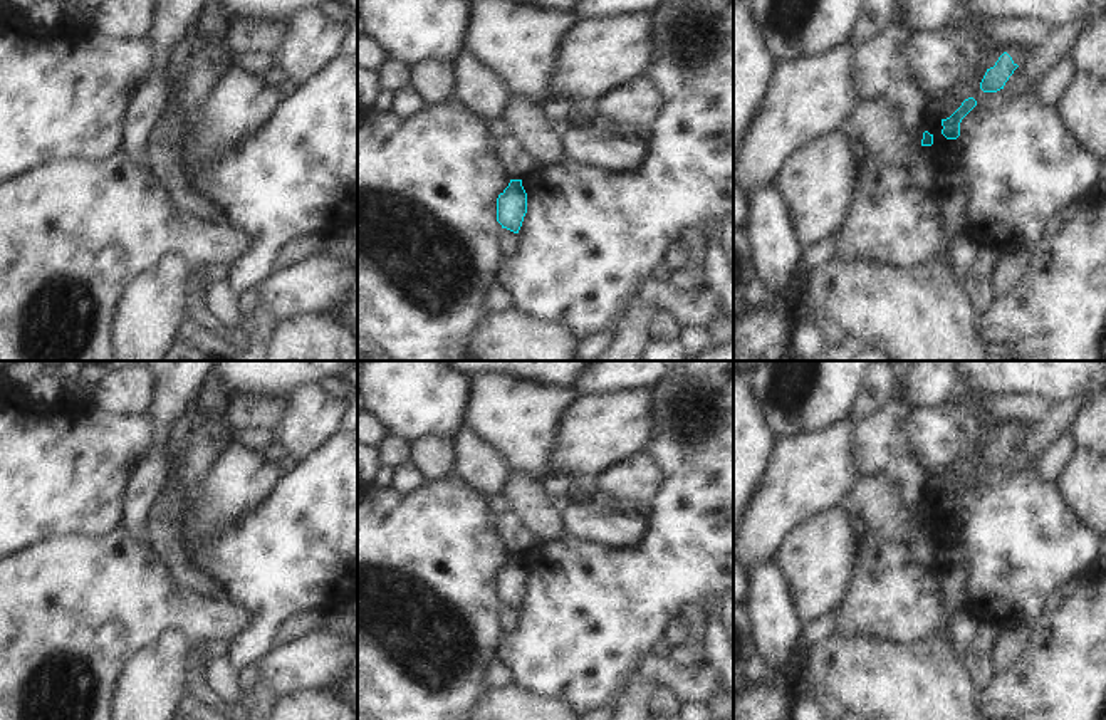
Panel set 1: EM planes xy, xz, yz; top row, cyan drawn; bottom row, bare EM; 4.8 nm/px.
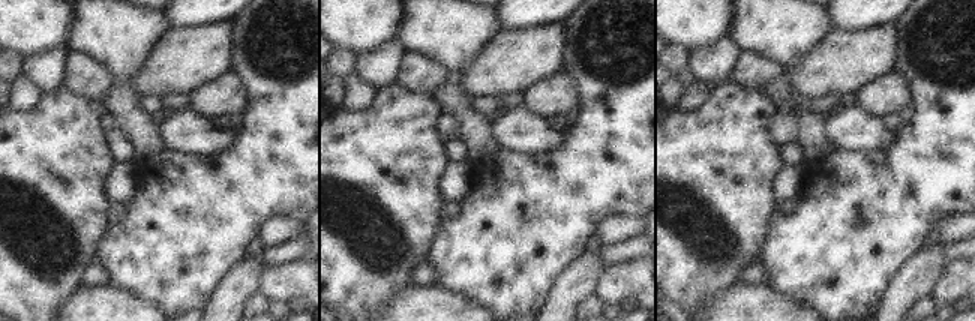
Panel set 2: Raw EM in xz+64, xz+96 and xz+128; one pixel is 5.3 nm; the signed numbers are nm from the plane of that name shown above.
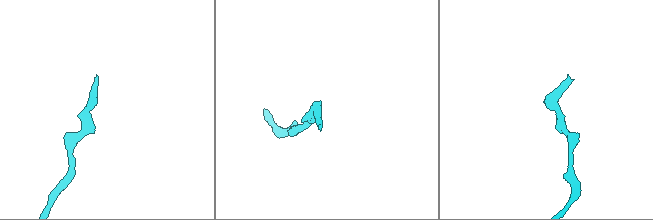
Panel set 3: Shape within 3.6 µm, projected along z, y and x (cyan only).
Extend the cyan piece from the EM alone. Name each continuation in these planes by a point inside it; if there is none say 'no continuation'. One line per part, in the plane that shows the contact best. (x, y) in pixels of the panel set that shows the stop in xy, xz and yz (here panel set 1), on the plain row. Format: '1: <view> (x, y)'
1: yz (1016, 427)

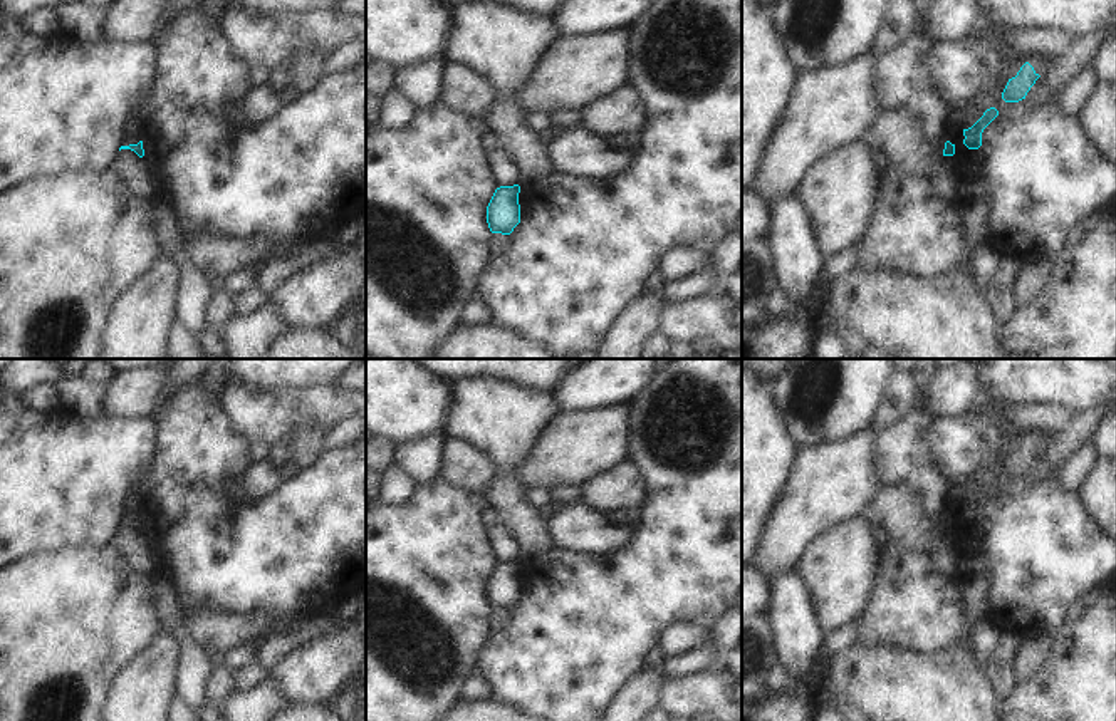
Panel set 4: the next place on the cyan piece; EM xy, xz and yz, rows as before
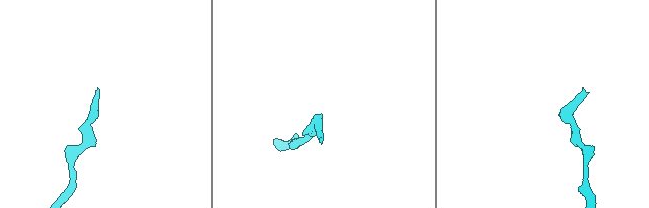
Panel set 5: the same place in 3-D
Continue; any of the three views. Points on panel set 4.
1: yz (1037, 436)

